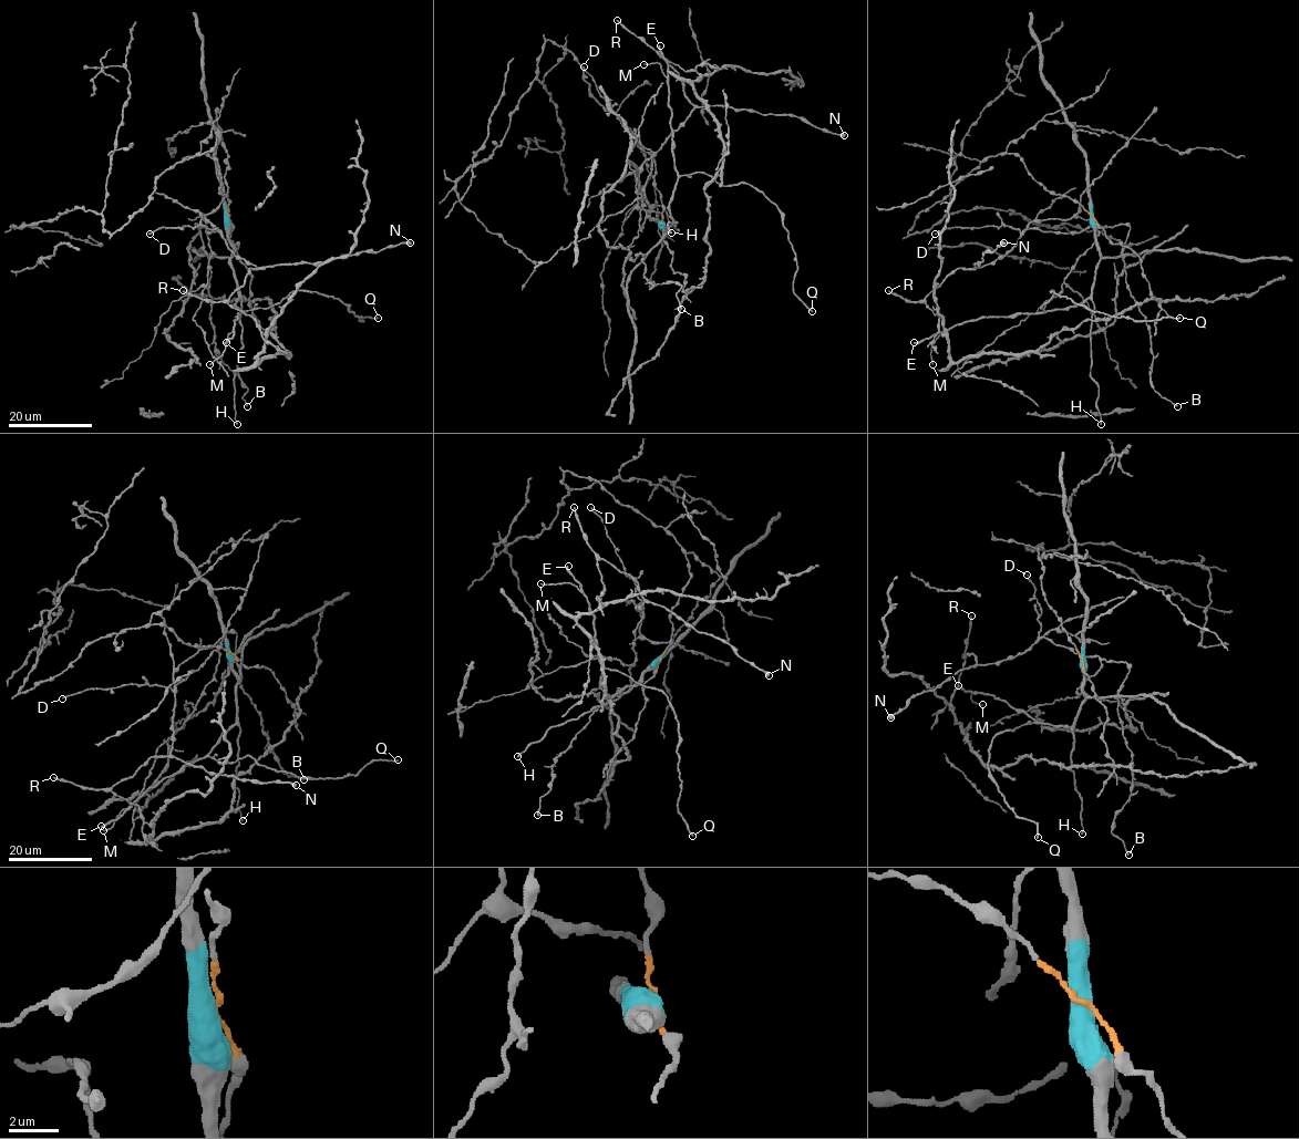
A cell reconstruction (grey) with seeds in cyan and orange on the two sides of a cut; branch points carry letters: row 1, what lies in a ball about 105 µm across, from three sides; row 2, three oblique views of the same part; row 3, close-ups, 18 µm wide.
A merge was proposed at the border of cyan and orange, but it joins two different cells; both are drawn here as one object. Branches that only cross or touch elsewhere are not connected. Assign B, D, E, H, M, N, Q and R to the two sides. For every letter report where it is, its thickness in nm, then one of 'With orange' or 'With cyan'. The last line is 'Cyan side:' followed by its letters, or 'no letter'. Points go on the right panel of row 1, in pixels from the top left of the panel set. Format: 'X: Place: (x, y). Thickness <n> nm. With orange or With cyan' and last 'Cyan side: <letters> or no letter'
B: Place: (1177, 406). Thickness 280 nm. With orange
D: Place: (935, 234). Thickness 150 nm. With orange
E: Place: (914, 342). Thickness 300 nm. With cyan
H: Place: (1101, 424). Thickness 280 nm. With cyan
M: Place: (932, 364). Thickness 110 nm. With cyan
N: Place: (1003, 242). Thickness 600 nm. With orange
Q: Place: (1179, 318). Thickness 240 nm. With cyan
R: Place: (888, 290). Thickness 220 nm. With orange
Cyan side: E, H, M, Q

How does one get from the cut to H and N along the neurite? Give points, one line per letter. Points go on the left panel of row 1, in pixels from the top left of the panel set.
H: (228, 216), (233, 248), (230, 263), (240, 299), (243, 345), (234, 378), (236, 424)
N: (229, 216), (249, 302), (270, 302), (289, 353), (258, 362), (265, 334), (228, 303), (250, 268), (411, 242)

